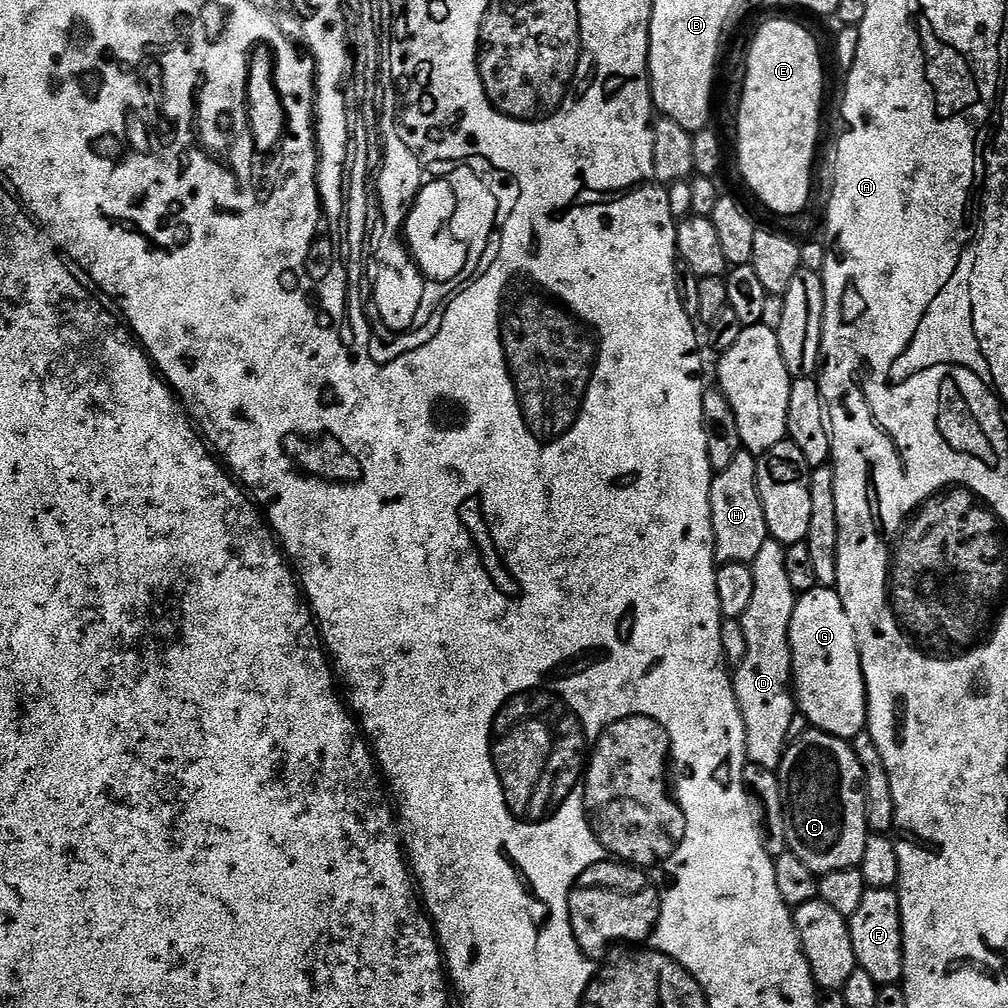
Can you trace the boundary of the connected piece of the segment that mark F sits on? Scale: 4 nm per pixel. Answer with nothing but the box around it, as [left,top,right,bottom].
[848,888,904,986]

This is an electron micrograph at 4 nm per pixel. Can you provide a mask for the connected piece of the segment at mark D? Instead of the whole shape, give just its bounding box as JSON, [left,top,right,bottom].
[734,539,798,772]

